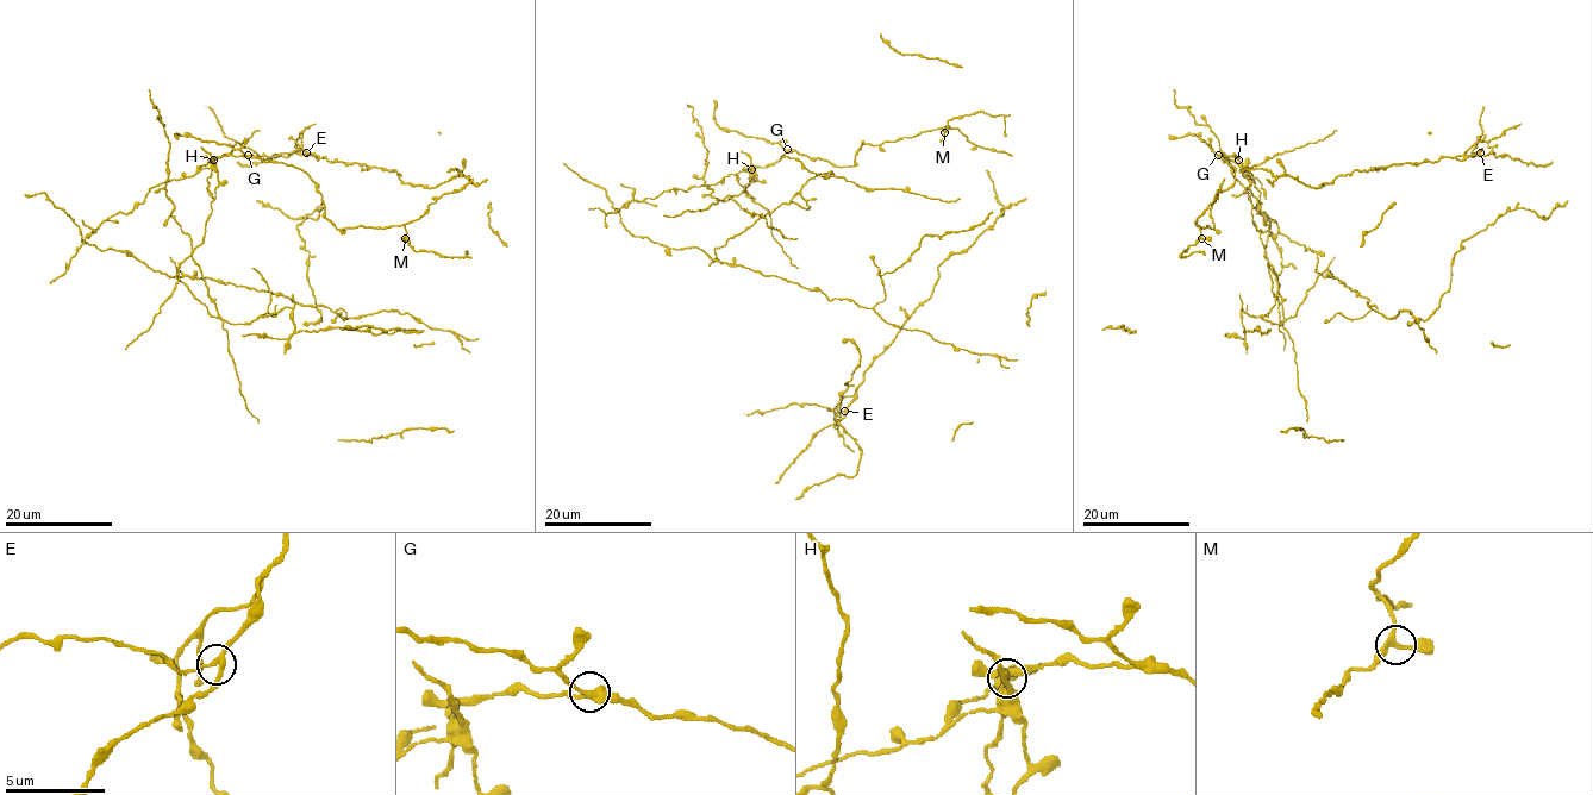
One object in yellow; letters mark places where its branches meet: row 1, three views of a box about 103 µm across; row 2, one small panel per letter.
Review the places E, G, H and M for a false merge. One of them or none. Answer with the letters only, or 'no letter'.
H

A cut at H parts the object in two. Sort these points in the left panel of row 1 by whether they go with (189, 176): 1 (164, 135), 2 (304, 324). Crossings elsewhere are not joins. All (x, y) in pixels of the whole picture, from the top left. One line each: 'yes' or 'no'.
1: yes
2: no

